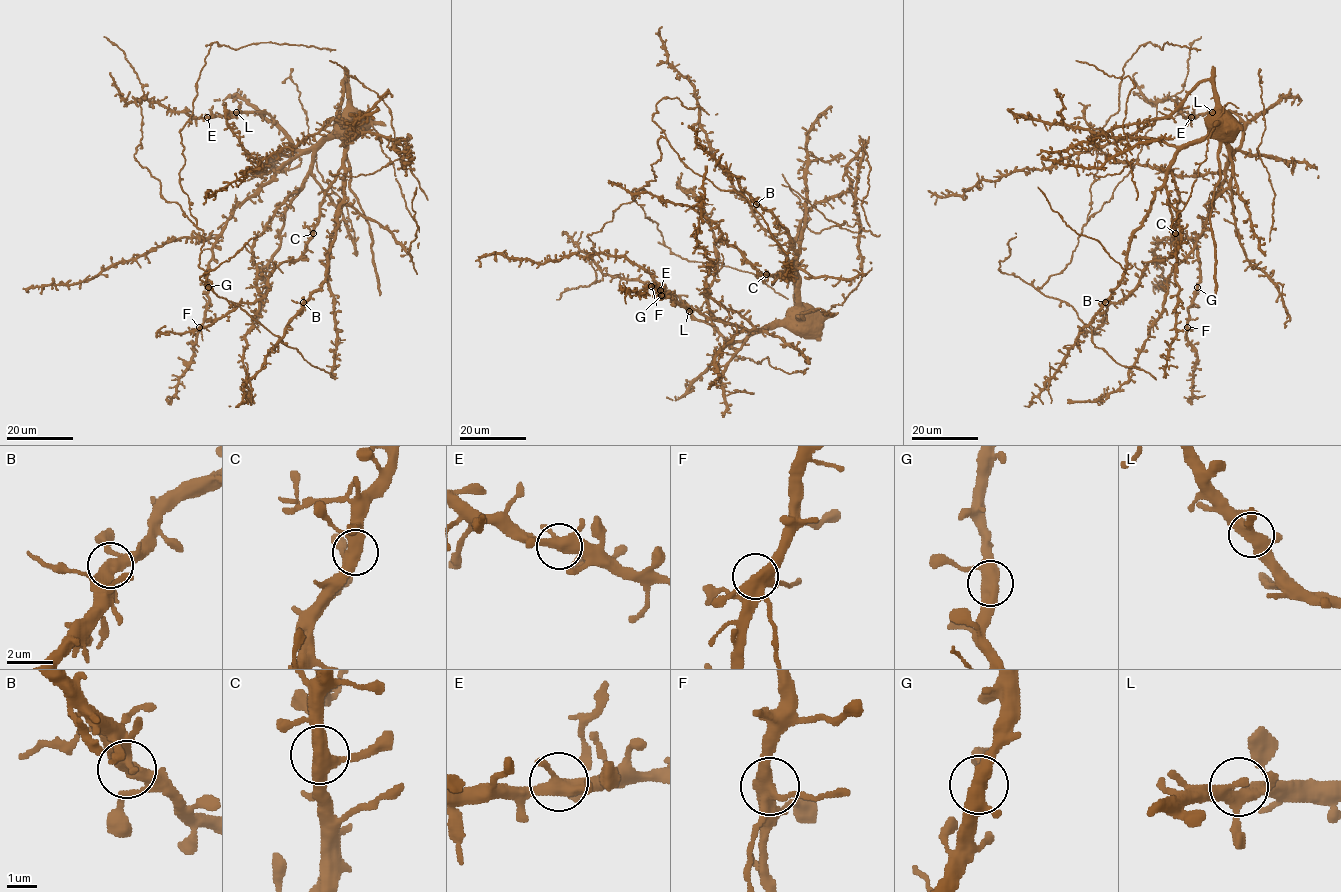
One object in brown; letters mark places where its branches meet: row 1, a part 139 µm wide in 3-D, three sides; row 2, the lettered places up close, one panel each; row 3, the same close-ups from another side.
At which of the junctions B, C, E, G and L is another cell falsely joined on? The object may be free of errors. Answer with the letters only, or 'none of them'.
none of them

